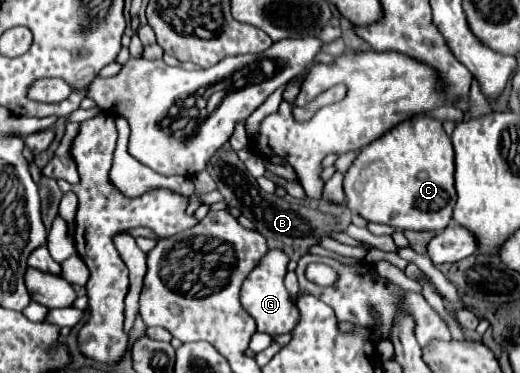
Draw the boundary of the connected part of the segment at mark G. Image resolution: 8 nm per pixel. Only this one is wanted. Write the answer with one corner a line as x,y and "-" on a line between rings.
269,249
269,253
261,257
261,261
247,275
241,287
241,305
249,309
249,315
255,319
257,331
261,333
269,333
269,335
291,333
293,327
297,327
297,321
301,319
297,305
291,301
291,293
283,285
283,279
287,275
287,263
289,263
289,257
285,257
281,249

